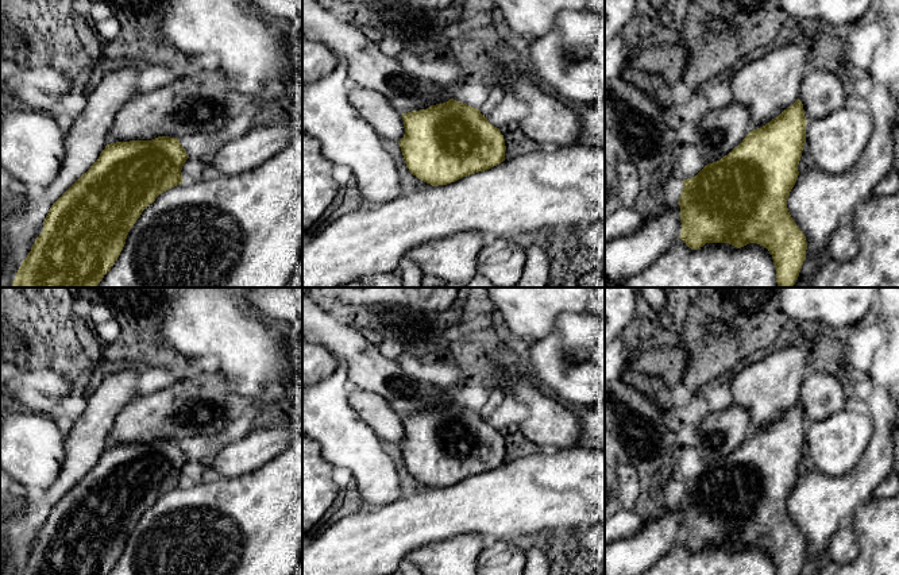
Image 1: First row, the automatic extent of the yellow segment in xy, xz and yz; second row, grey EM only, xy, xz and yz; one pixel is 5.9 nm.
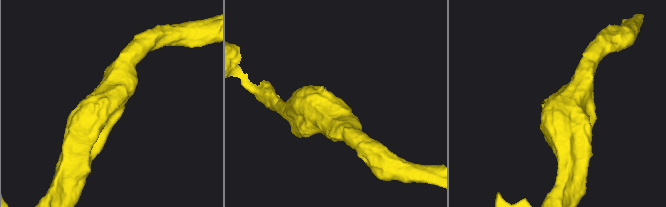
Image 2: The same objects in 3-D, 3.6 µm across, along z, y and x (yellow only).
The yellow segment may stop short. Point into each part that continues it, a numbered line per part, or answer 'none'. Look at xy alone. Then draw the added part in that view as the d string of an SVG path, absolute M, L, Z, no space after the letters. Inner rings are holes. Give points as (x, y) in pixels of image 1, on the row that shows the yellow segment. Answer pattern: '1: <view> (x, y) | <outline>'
1: xy (84, 142) | M127 66L109 72L86 99L86 107L63 134L63 161L53 182L38 190L20 190L4 219L5 234L0 242L0 288L11 288L23 262L20 252L31 232L46 219L51 205L99 159L108 144L107 136L119 109L138 93L136 72Z

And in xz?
1: xz (374, 108) | M358 86L350 90L348 100L383 140L404 138L402 115L379 92Z

